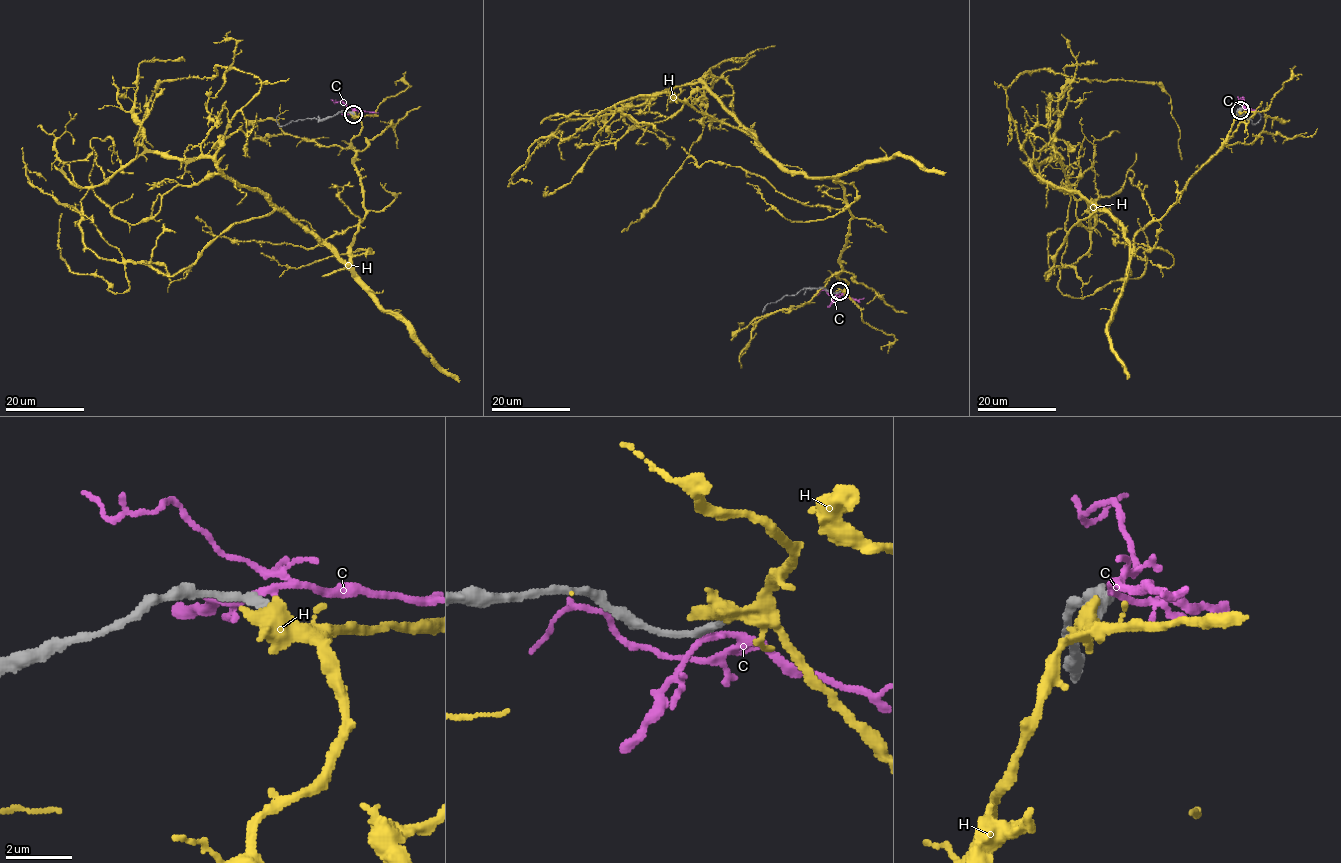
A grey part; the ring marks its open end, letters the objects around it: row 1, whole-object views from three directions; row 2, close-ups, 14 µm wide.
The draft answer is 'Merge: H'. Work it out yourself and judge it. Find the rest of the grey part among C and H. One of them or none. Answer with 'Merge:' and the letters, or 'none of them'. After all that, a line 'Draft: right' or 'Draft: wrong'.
Merge: H
Draft: right

